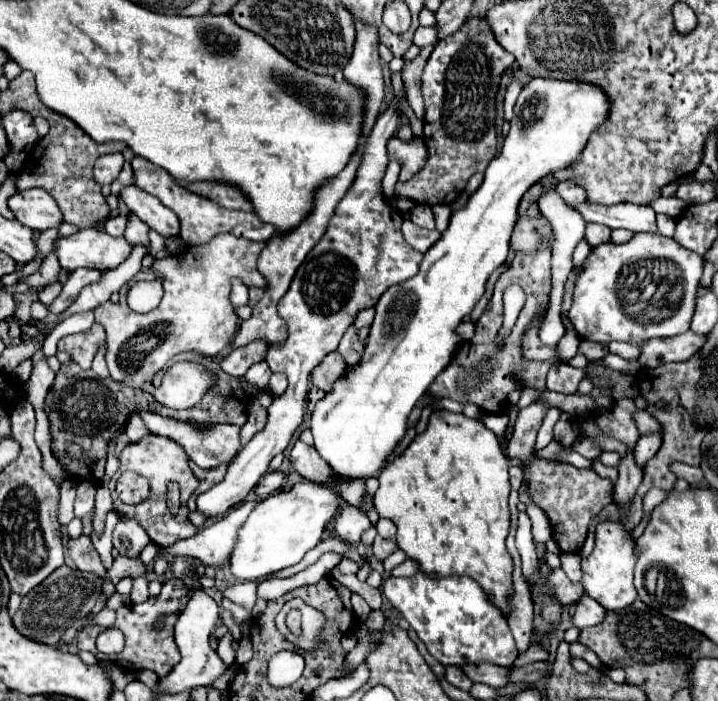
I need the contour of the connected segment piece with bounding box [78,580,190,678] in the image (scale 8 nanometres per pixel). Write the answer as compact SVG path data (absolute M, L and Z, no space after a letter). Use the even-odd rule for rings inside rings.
M168 580L162 584L162 592L158 598L148 598L142 604L120 606L116 610L116 622L114 622L114 628L122 630L124 638L126 638L124 650L120 654L104 656L96 650L94 642L96 642L98 632L102 632L102 630L82 630L78 634L78 648L92 652L98 660L110 660L126 670L132 670L132 672L152 670L158 674L158 678L164 678L180 662L180 652L178 652L178 646L174 642L174 622L176 622L180 610L184 610L184 606L188 602L188 594L190 594L190 590L180 580ZM162 616L164 616L164 628L158 626L158 622L162 622Z

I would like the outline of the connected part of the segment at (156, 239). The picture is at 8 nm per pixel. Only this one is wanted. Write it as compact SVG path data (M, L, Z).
M150 230L150 256L152 258L166 258L166 256L170 256L170 252L166 250L164 238L160 234L156 234L154 230Z

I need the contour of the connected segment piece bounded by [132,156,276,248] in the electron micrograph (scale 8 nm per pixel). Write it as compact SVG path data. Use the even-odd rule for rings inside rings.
M136 156L132 160L132 168L134 168L134 184L140 190L156 196L166 208L170 208L178 216L178 220L180 220L180 238L182 238L184 246L188 246L188 248L200 246L200 244L212 240L216 234L224 234L224 232L230 232L230 234L234 234L238 238L246 238L246 240L254 240L254 242L266 242L276 232L274 226L260 222L260 218L254 212L226 210L226 208L220 208L216 202L212 202L208 198L202 198L198 194L188 192L186 188L178 186L176 180L164 168L158 168L158 166L150 164L144 158Z

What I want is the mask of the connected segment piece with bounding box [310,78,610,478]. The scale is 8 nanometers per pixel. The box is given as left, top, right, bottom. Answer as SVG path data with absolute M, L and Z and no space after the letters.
M532 78L528 84L524 84L514 106L514 118L510 122L504 148L500 156L488 164L482 186L470 196L466 208L452 212L448 230L424 254L418 274L390 286L380 296L362 364L348 368L346 376L334 384L334 392L326 394L326 398L320 400L312 412L310 430L314 434L314 446L338 476L372 478L392 456L396 444L406 432L406 422L414 404L424 396L434 378L448 366L452 354L456 354L456 348L462 342L462 338L456 334L456 326L474 310L476 302L484 294L488 276L508 258L508 242L518 220L520 198L540 178L570 166L582 154L592 130L596 130L608 116L608 108L610 104L606 94L594 84L544 78Z

